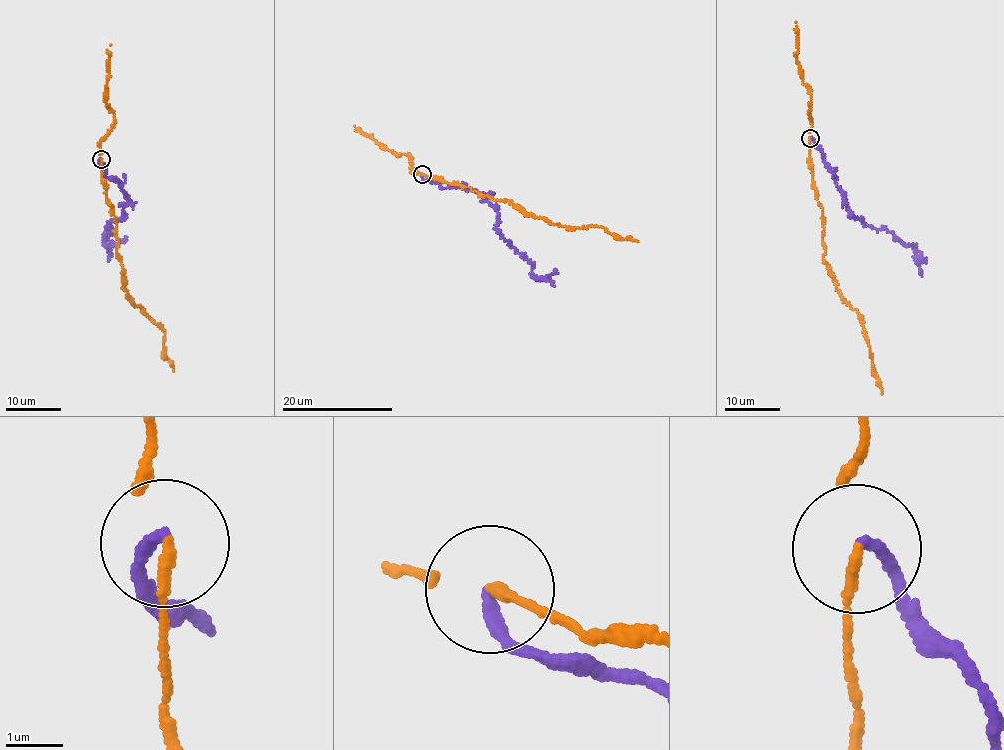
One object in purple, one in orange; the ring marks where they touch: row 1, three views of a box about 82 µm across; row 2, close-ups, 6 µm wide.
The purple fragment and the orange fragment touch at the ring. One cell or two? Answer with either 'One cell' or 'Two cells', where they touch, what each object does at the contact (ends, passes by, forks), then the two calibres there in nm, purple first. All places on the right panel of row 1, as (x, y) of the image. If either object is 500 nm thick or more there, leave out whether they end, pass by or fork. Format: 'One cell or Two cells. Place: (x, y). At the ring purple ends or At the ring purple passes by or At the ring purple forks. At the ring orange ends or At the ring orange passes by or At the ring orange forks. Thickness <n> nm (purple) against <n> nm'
Two cells. Place: (810, 138). At the ring purple ends. At the ring orange passes by. Thickness 200 nm (purple) against 120 nm

